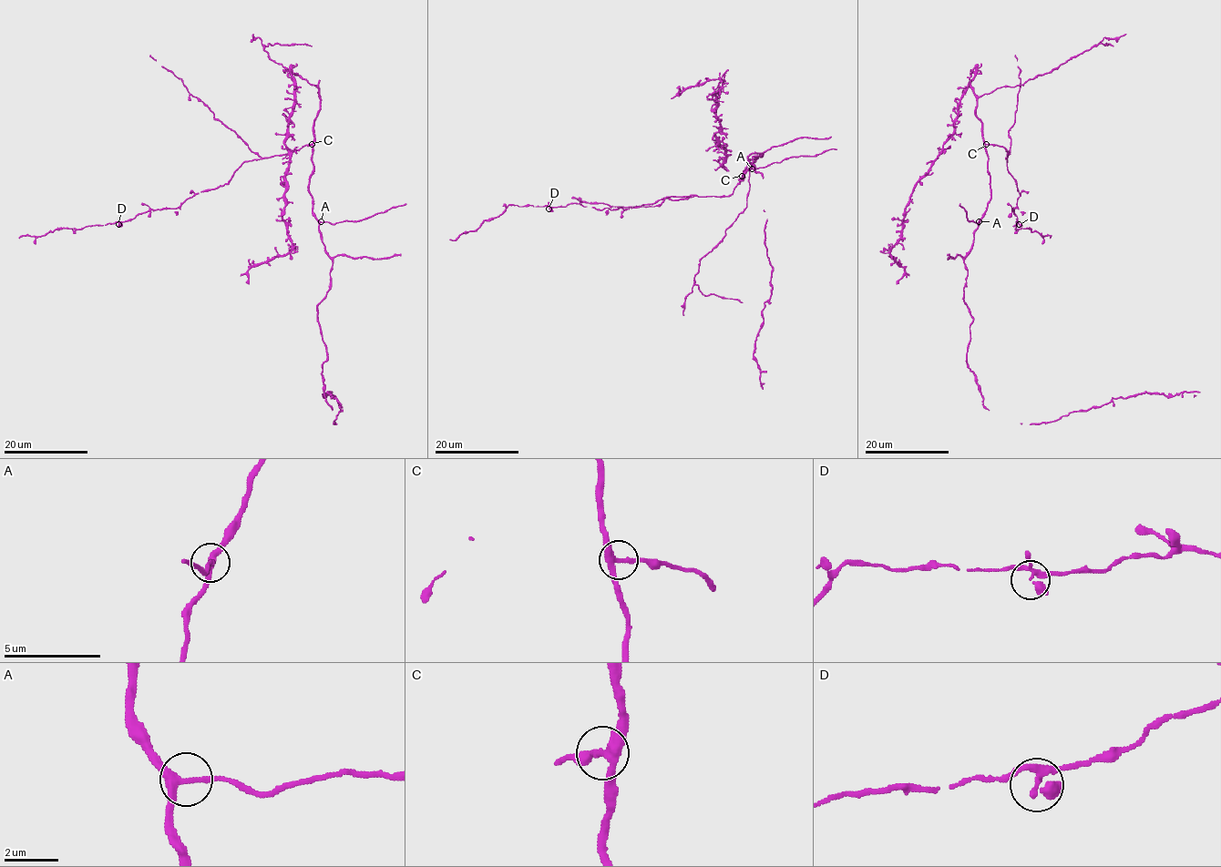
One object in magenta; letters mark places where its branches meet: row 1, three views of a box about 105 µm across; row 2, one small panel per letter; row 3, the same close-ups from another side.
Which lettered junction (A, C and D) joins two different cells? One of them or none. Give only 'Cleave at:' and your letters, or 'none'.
Cleave at: none

